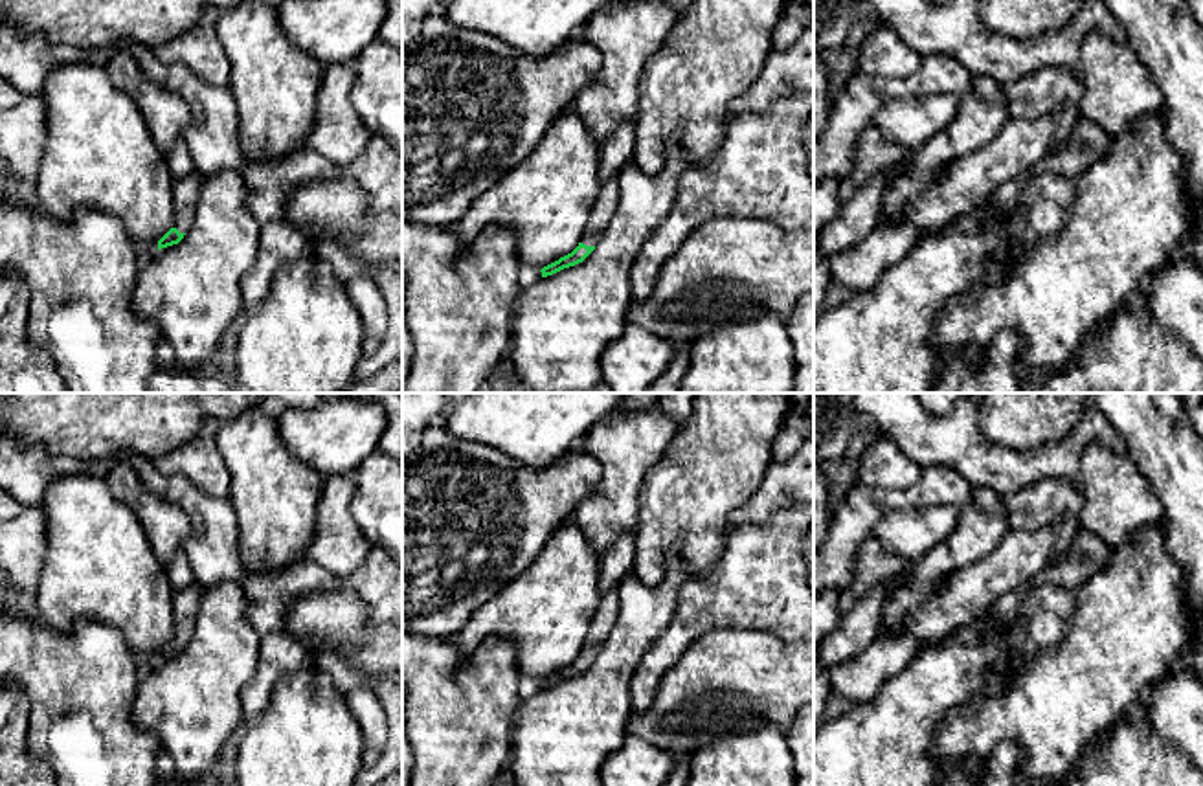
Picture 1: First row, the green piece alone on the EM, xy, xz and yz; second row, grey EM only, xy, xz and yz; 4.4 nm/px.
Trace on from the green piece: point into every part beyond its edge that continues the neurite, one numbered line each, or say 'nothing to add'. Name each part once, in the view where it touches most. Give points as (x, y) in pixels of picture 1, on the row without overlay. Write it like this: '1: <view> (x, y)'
1: xz (605, 617)

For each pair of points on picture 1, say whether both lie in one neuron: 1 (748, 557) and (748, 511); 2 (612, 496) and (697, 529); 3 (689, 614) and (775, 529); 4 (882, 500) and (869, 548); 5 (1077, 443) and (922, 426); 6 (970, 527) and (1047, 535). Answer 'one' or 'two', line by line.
1: two
2: two
3: one
4: two
5: one
6: two

